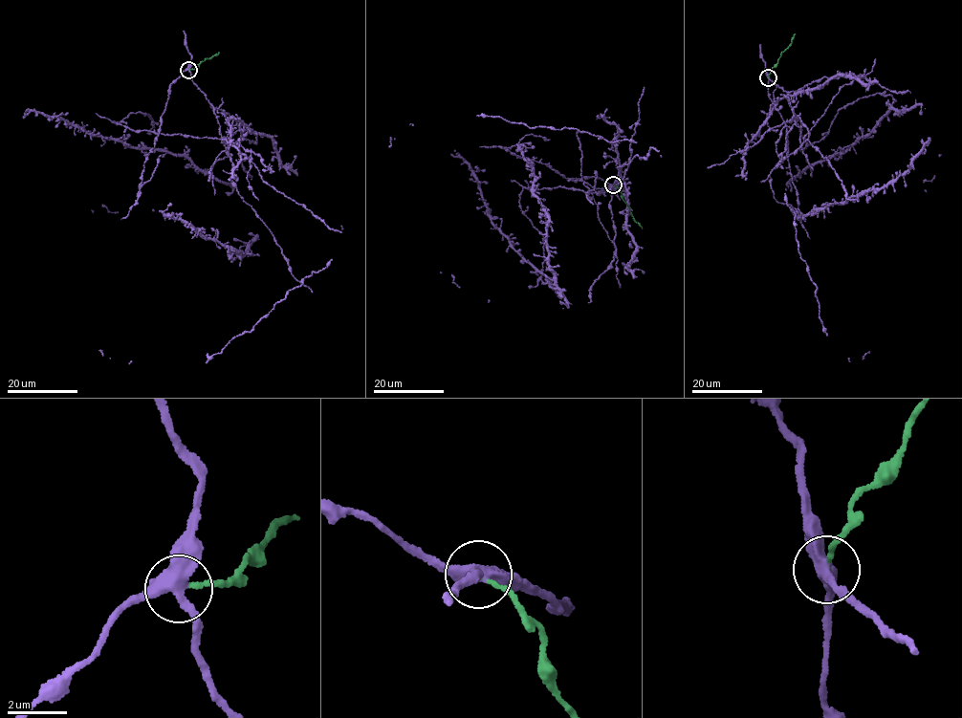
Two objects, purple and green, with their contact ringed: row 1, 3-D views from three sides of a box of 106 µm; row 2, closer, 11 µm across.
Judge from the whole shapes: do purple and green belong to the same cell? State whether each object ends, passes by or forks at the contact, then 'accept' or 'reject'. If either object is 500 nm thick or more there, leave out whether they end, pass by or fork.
purple forks; green ends; reject

